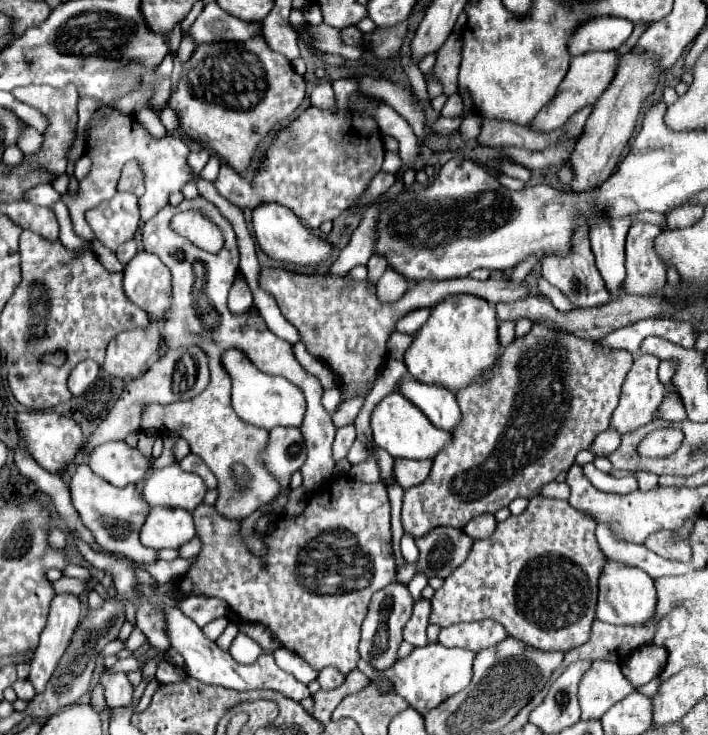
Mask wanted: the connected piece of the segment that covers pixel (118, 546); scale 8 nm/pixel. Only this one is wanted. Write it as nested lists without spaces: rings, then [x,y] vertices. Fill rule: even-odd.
[[[79,465],[75,469],[75,475],[71,477],[71,499],[73,505],[83,521],[83,525],[91,531],[95,541],[111,553],[125,555],[133,561],[141,563],[155,563],[155,549],[149,549],[141,545],[139,531],[145,523],[145,517],[149,515],[149,503],[141,497],[141,493],[135,489],[135,485],[127,485],[123,489],[109,485],[99,475],[95,475],[89,465]],[[107,521],[115,521],[115,525],[107,525]]]

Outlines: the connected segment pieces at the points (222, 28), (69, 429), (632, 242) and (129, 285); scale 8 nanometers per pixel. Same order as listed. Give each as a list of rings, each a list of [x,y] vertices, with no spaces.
[[[207,3],[189,31],[199,45],[211,41],[247,41],[261,33],[261,25],[241,21],[225,13],[217,3]]]
[[[53,411],[19,413],[15,417],[15,423],[21,429],[23,437],[27,439],[29,451],[33,453],[33,459],[53,475],[61,475],[61,469],[65,469],[65,465],[73,465],[71,461],[77,457],[77,453],[85,447],[85,441],[87,441],[87,435],[81,431],[81,427],[73,419],[63,417],[59,413],[53,413]]]
[[[633,221],[627,235],[627,289],[631,295],[663,295],[665,265],[655,251],[655,237],[659,229],[655,225]]]
[[[139,251],[125,265],[125,293],[151,319],[163,321],[171,309],[171,273],[163,261],[147,251]]]

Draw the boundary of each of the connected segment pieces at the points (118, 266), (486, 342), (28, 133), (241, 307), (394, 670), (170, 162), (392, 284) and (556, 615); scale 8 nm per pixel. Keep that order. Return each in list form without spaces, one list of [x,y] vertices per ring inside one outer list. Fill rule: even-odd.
[[[97,239],[92,241],[95,253],[98,255],[103,266],[112,273],[122,272],[124,265],[115,256],[116,253],[104,247]]]
[[[453,295],[443,299],[437,307],[433,307],[429,321],[415,333],[415,341],[405,353],[405,365],[409,369],[409,375],[415,381],[421,381],[427,385],[443,385],[453,393],[469,385],[483,385],[487,381],[485,373],[489,373],[499,359],[501,345],[497,337],[497,327],[499,327],[499,321],[497,321],[495,309],[487,301],[473,295]]]
[[[26,127],[19,138],[19,149],[27,155],[33,155],[41,149],[41,145],[43,145],[43,135],[33,127]]]
[[[238,273],[228,294],[228,308],[241,315],[253,304],[252,293],[242,273]]]
[[[429,643],[425,647],[413,649],[411,655],[407,657],[407,661],[397,661],[393,667],[389,667],[385,671],[376,670],[363,659],[358,661],[357,669],[369,680],[388,678],[395,685],[397,695],[403,697],[421,715],[425,715],[431,709],[435,709],[439,703],[443,703],[447,697],[463,691],[469,685],[471,673],[473,673],[473,659],[475,659],[475,653],[471,653],[467,649],[449,649],[439,643]]]
[[[103,107],[101,111],[97,111],[93,115],[91,123],[93,123],[93,133],[89,137],[89,155],[93,161],[91,171],[79,183],[77,195],[63,193],[63,203],[69,207],[75,233],[87,241],[93,239],[93,231],[85,221],[85,211],[97,207],[99,203],[103,203],[115,195],[115,191],[117,191],[115,187],[117,187],[121,169],[129,159],[137,161],[141,165],[145,185],[147,185],[145,195],[139,199],[139,209],[141,209],[143,221],[151,219],[161,207],[165,207],[169,195],[175,191],[181,191],[181,187],[191,181],[191,173],[193,173],[187,165],[189,147],[179,137],[168,135],[165,139],[155,139],[147,133],[147,129],[137,119],[123,115],[115,109],[109,109],[109,107]]]
[[[387,267],[387,271],[381,275],[379,283],[377,283],[377,295],[381,301],[397,301],[397,297],[401,297],[405,293],[405,289],[409,289],[413,285],[411,279],[407,279],[405,275],[401,275],[399,271]]]
[[[533,497],[529,501],[529,507],[521,513],[521,515],[511,515],[509,519],[497,523],[497,529],[495,533],[491,535],[491,539],[481,539],[481,541],[475,541],[465,563],[459,565],[443,583],[441,589],[435,591],[431,603],[433,603],[433,613],[431,613],[431,623],[439,625],[439,627],[449,627],[449,625],[455,625],[455,623],[471,623],[471,621],[483,621],[483,619],[491,619],[491,621],[497,621],[505,627],[507,635],[509,637],[515,637],[519,641],[523,641],[525,645],[533,647],[533,649],[541,649],[541,651],[569,651],[569,649],[575,649],[579,645],[583,645],[585,641],[589,641],[589,633],[591,633],[591,623],[595,621],[595,605],[597,605],[597,583],[599,583],[599,577],[603,573],[603,567],[605,567],[605,555],[601,553],[601,547],[595,539],[595,525],[597,521],[579,511],[579,509],[573,509],[567,501],[557,501],[557,499],[551,499],[551,497]]]

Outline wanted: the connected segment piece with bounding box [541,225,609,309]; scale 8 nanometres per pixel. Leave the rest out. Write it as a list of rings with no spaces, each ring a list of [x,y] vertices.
[[[579,225],[577,233],[573,235],[573,245],[571,245],[571,255],[567,257],[553,257],[553,255],[547,255],[541,259],[543,263],[543,271],[541,275],[555,287],[561,289],[561,293],[571,301],[575,303],[577,309],[589,309],[589,307],[601,307],[609,301],[609,293],[605,289],[605,283],[601,279],[601,275],[597,273],[597,267],[595,265],[595,257],[591,253],[591,247],[589,247],[589,231],[585,225]]]

